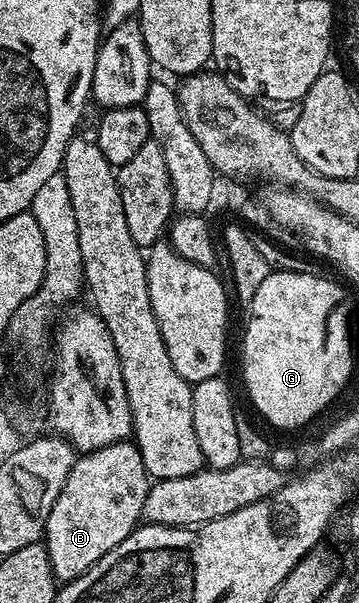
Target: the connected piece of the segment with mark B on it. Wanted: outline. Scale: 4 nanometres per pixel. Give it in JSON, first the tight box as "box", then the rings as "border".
{"box":[43,442,150,581],"border":[[[136,442],[107,445],[78,457],[55,505],[51,505],[43,536],[51,569],[58,581],[78,579],[95,561],[115,549],[119,541],[137,530],[150,486]]]}

